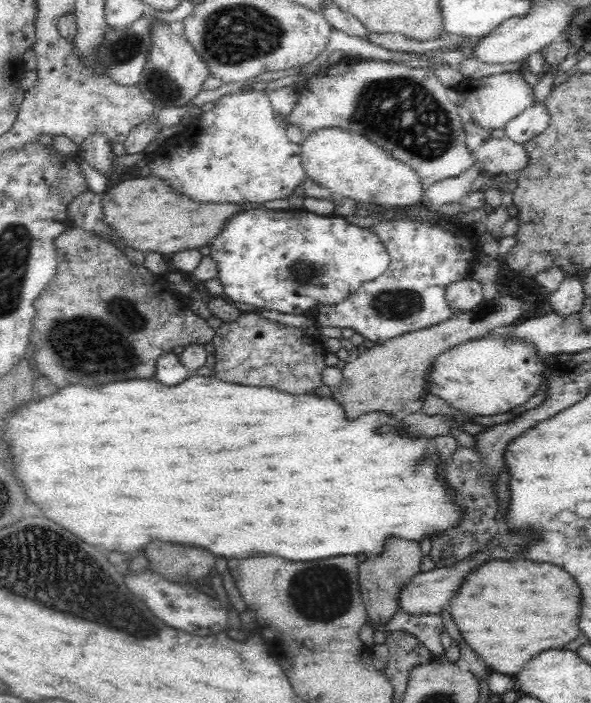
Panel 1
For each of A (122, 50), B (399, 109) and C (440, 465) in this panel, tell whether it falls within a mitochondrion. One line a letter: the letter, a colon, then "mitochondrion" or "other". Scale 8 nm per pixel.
A: mitochondrion
B: mitochondrion
C: other

